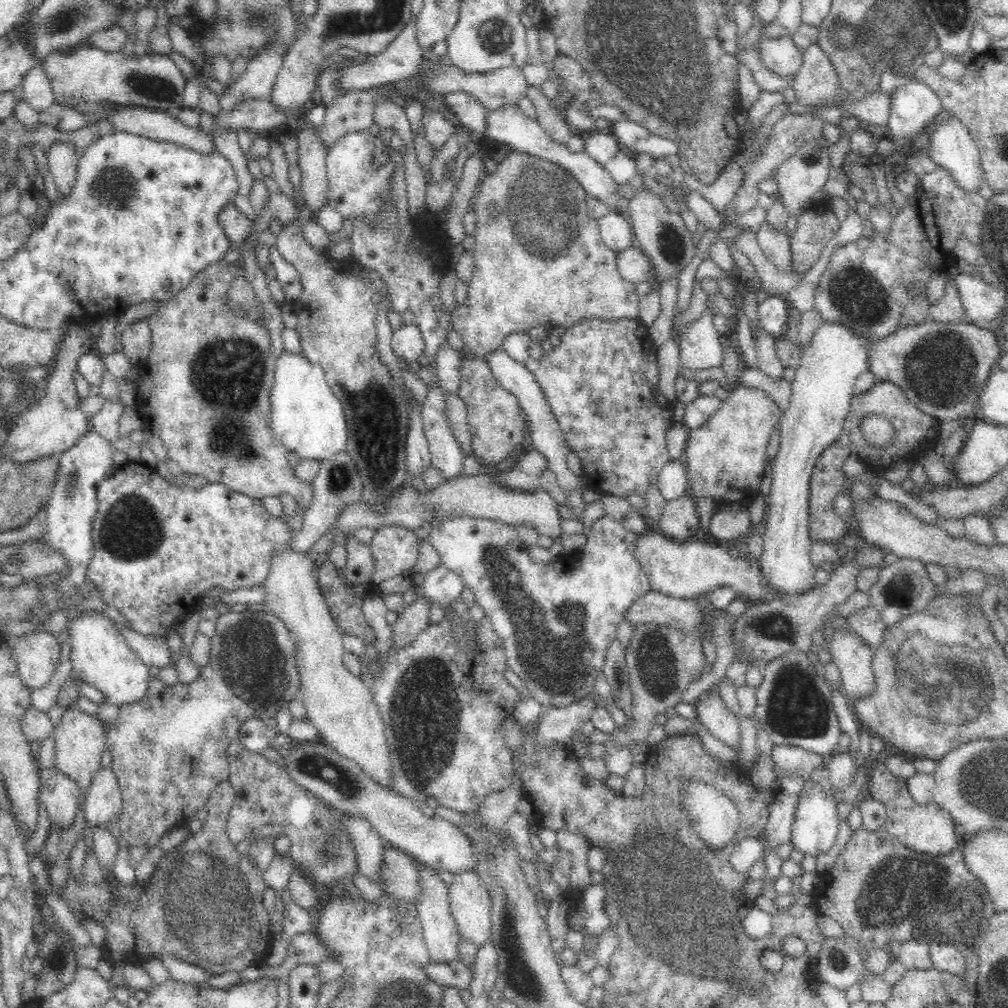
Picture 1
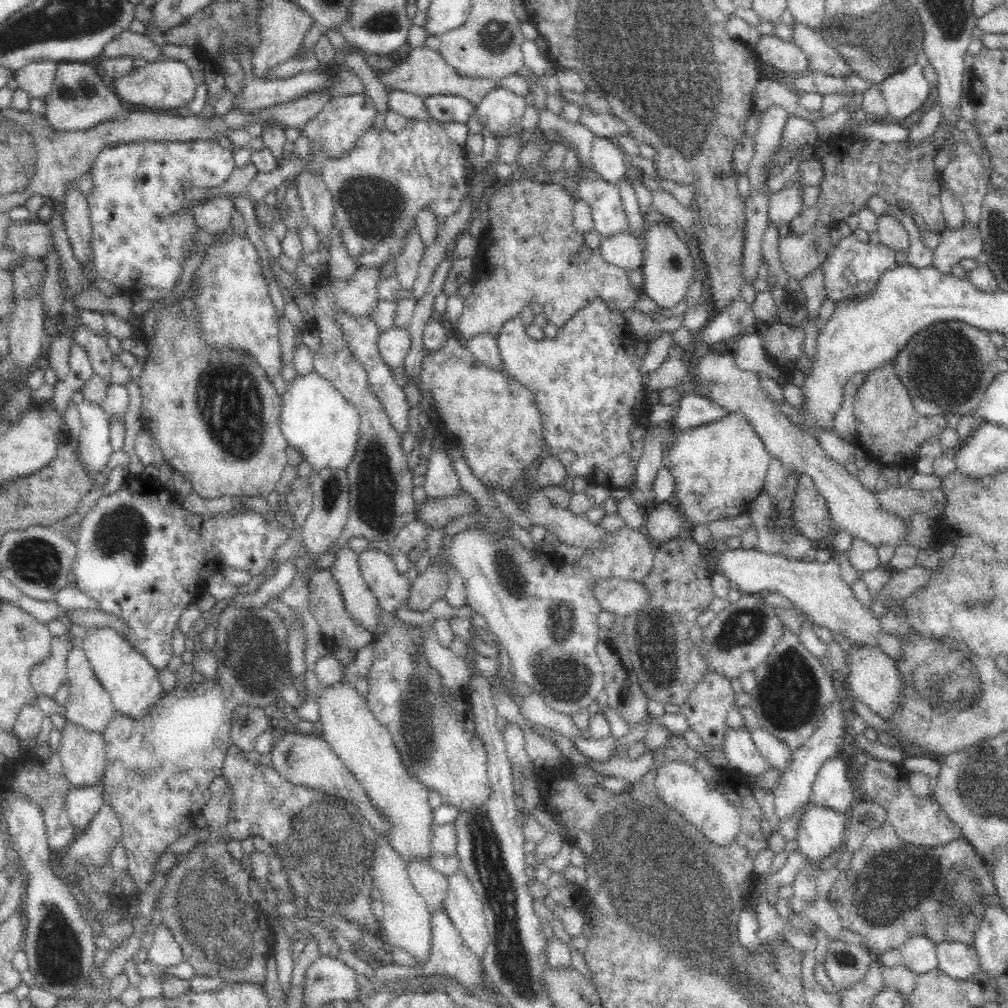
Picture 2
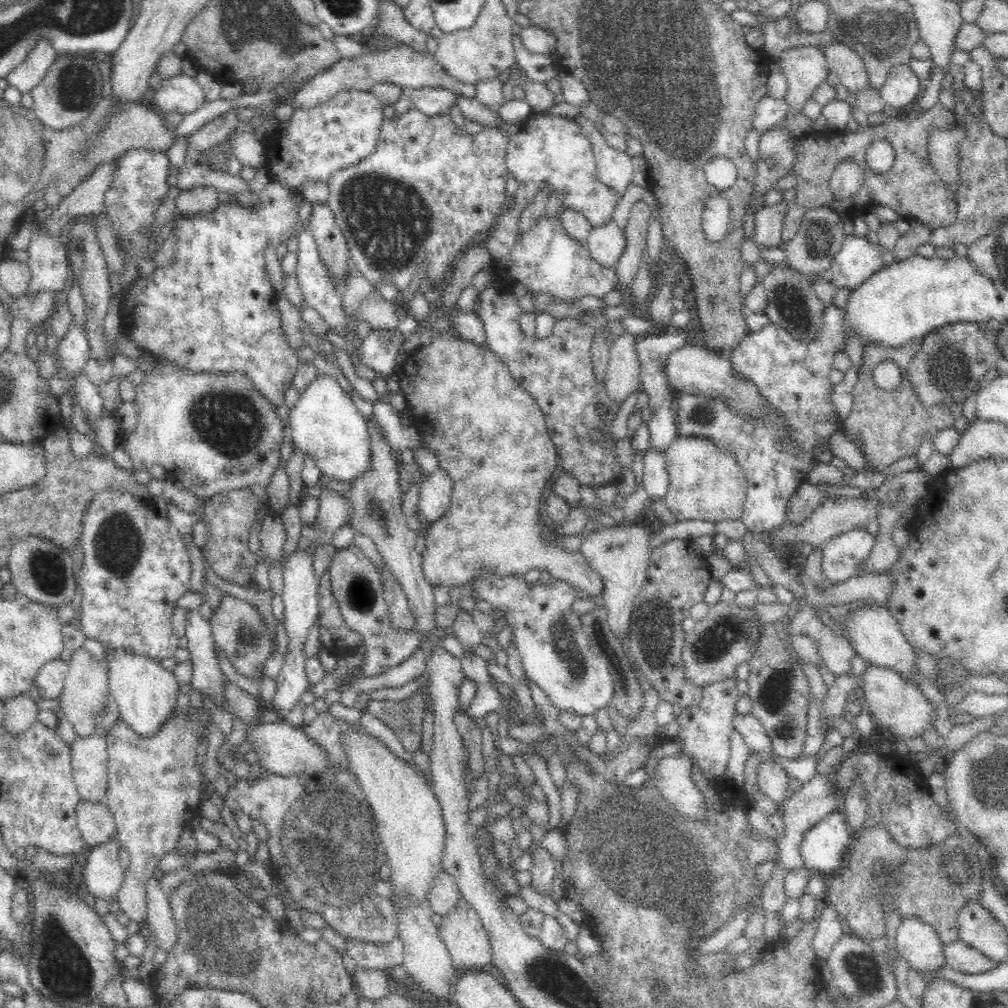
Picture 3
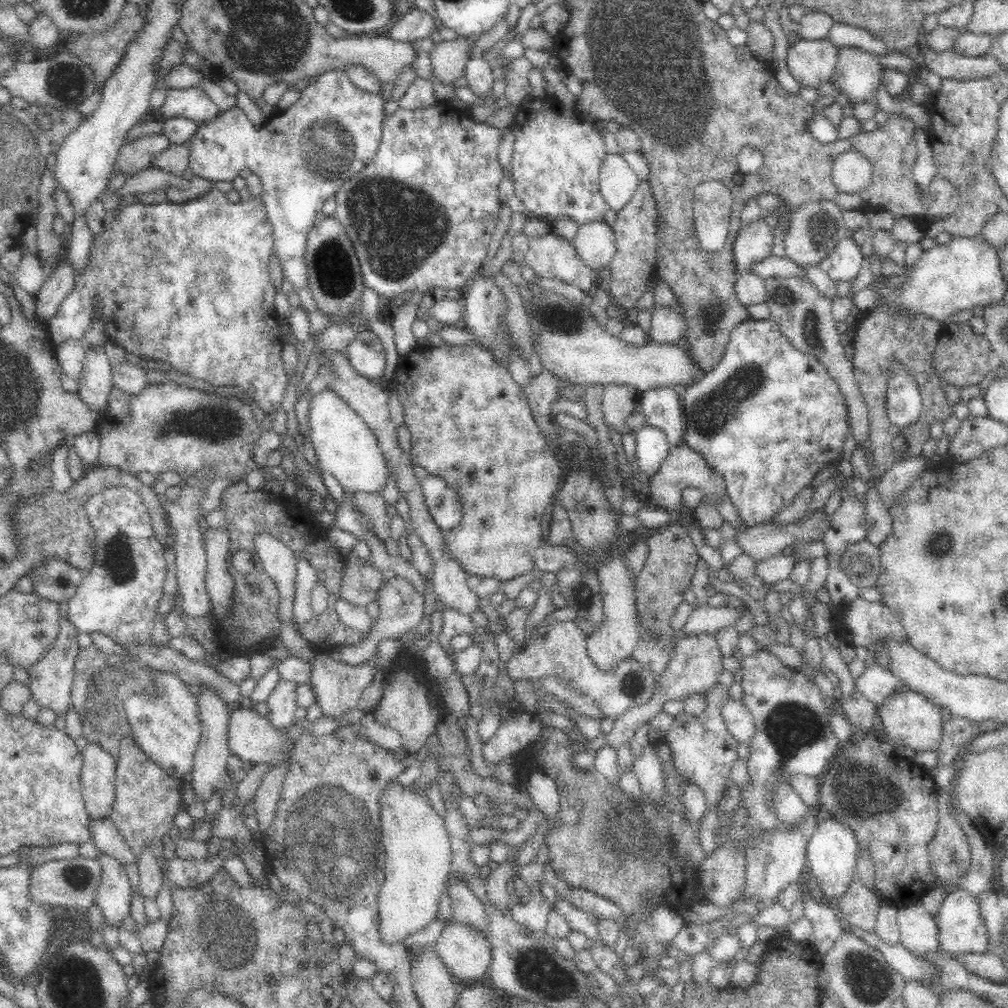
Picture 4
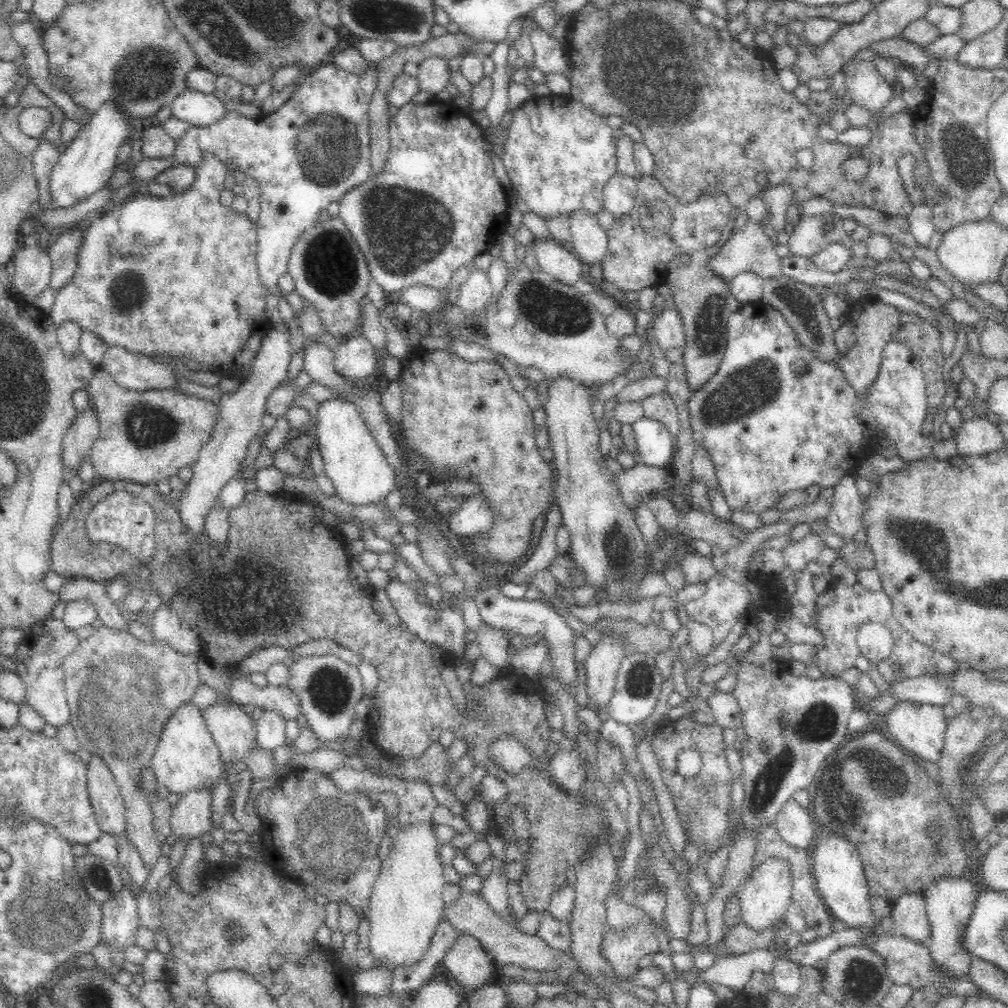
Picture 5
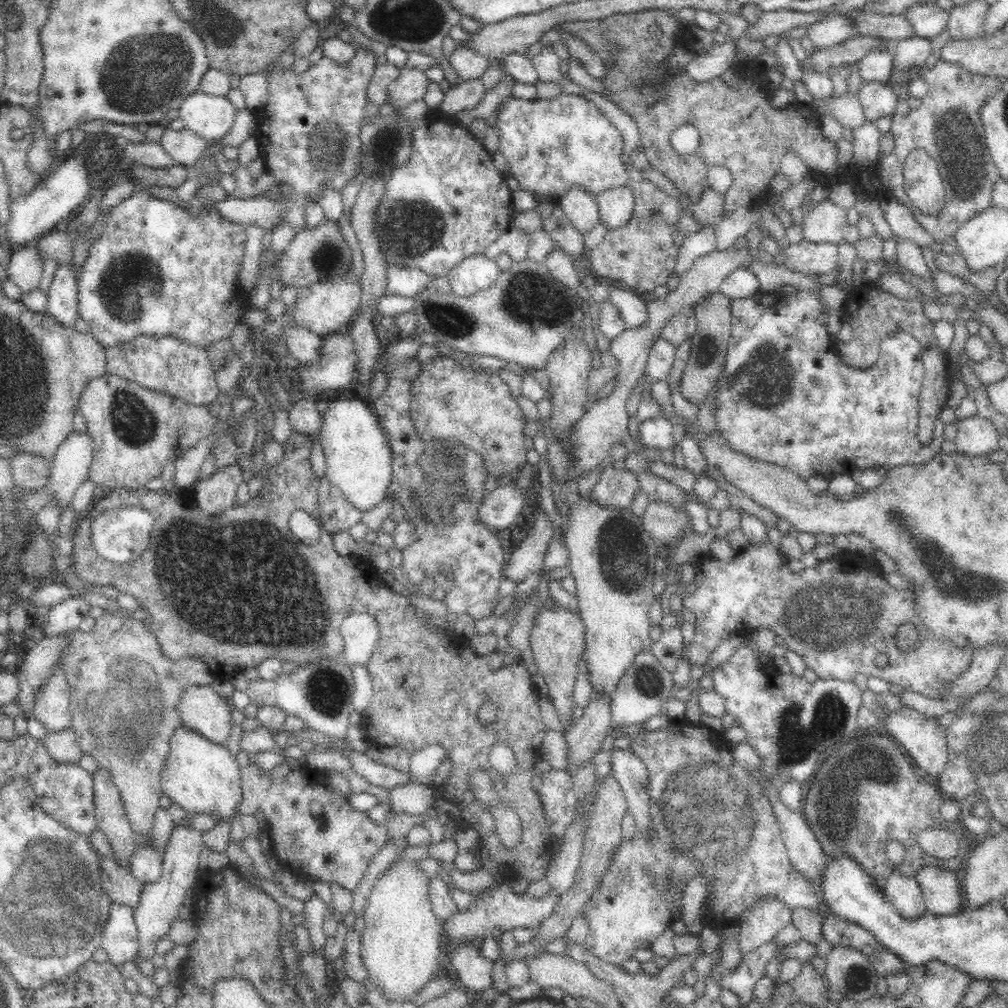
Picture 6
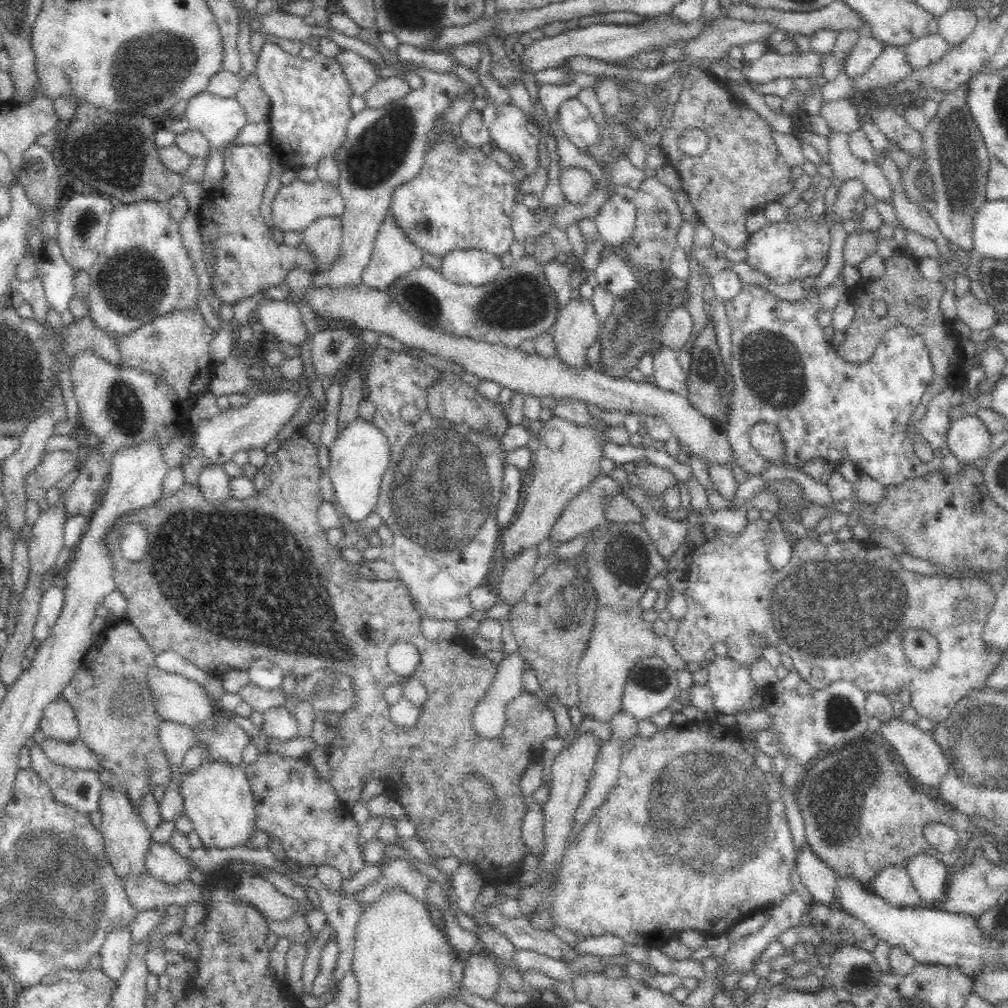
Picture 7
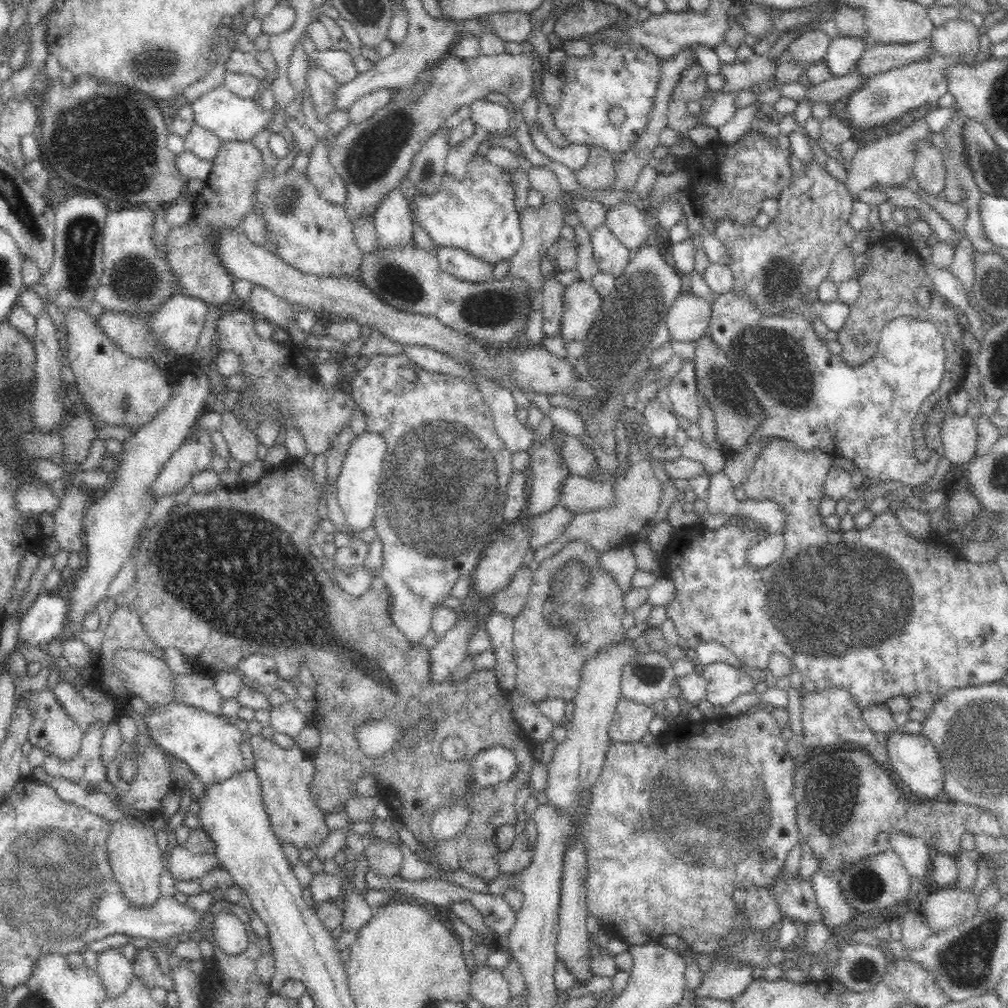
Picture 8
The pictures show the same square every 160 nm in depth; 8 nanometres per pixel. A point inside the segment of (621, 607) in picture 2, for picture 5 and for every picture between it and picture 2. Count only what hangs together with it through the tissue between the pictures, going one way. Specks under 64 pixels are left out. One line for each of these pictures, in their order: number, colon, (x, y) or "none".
3: (489, 434)
4: (470, 423)
5: (464, 417)

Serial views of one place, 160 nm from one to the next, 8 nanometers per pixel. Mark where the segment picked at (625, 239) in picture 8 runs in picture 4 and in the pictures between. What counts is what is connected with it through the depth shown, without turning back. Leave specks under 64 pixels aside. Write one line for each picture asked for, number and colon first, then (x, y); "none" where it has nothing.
4: (617, 181)
5: (619, 193)
6: (616, 205)
7: (615, 220)

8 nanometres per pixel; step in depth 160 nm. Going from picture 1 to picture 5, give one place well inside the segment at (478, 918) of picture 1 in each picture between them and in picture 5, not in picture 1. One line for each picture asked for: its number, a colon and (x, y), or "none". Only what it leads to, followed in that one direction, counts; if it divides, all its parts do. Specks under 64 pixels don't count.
2: (462, 904)
3: (462, 930)
4: (465, 949)
5: (466, 959)

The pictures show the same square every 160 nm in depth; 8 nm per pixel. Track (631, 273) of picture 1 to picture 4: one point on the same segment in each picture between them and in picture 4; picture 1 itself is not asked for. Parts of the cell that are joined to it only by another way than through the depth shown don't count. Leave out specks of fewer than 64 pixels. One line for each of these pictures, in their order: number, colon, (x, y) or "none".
2: (625, 251)
3: (607, 244)
4: (596, 245)

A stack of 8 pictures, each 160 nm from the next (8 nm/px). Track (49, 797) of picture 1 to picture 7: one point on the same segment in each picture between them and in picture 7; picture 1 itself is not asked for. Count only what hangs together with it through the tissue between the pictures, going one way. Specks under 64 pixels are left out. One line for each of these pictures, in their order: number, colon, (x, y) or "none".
2: (81, 803)
3: (94, 822)
4: (105, 835)
5: (129, 858)
6: (145, 863)
7: (163, 863)

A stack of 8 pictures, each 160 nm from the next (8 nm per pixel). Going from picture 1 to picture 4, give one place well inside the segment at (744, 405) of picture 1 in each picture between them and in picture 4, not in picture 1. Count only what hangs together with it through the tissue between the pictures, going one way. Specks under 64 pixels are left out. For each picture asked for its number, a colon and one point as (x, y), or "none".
2: (719, 468)
3: (706, 483)
4: (683, 468)

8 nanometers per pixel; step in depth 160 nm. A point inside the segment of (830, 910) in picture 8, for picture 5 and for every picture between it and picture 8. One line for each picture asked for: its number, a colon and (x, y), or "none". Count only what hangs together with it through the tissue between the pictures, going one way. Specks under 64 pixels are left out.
5: (794, 825)
6: (803, 848)
7: (815, 875)

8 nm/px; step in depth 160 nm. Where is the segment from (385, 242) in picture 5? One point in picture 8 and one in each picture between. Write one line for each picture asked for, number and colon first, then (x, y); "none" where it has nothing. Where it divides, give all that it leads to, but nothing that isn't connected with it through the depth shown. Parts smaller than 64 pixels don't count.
6: (448, 201)
7: (461, 200)
8: (477, 214)

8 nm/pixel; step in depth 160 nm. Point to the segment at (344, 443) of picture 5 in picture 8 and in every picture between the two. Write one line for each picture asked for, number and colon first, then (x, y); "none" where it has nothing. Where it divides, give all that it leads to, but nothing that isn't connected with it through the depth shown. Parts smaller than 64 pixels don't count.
6: (358, 459)
7: (360, 455)
8: (357, 485)

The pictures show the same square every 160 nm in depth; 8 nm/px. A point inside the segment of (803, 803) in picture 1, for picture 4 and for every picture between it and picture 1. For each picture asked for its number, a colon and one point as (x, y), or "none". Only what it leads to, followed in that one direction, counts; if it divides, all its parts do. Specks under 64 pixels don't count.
2: (820, 833)
3: (823, 847)
4: (831, 854)

